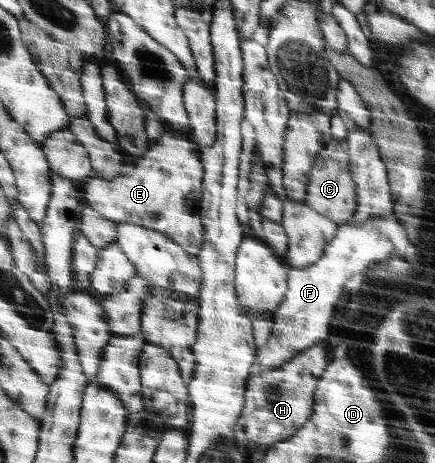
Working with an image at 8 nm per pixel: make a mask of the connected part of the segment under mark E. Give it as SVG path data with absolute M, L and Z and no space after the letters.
M171 127L166 128L166 132L152 142L152 146L146 150L146 154L140 158L132 174L122 174L116 180L102 180L94 178L86 184L86 202L96 212L101 213L108 220L115 223L120 220L130 221L141 227L146 227L171 238L177 242L191 256L196 256L205 244L205 227L200 224L200 198L202 198L202 161L201 154L198 154L196 143L188 142L184 138L178 138Z

